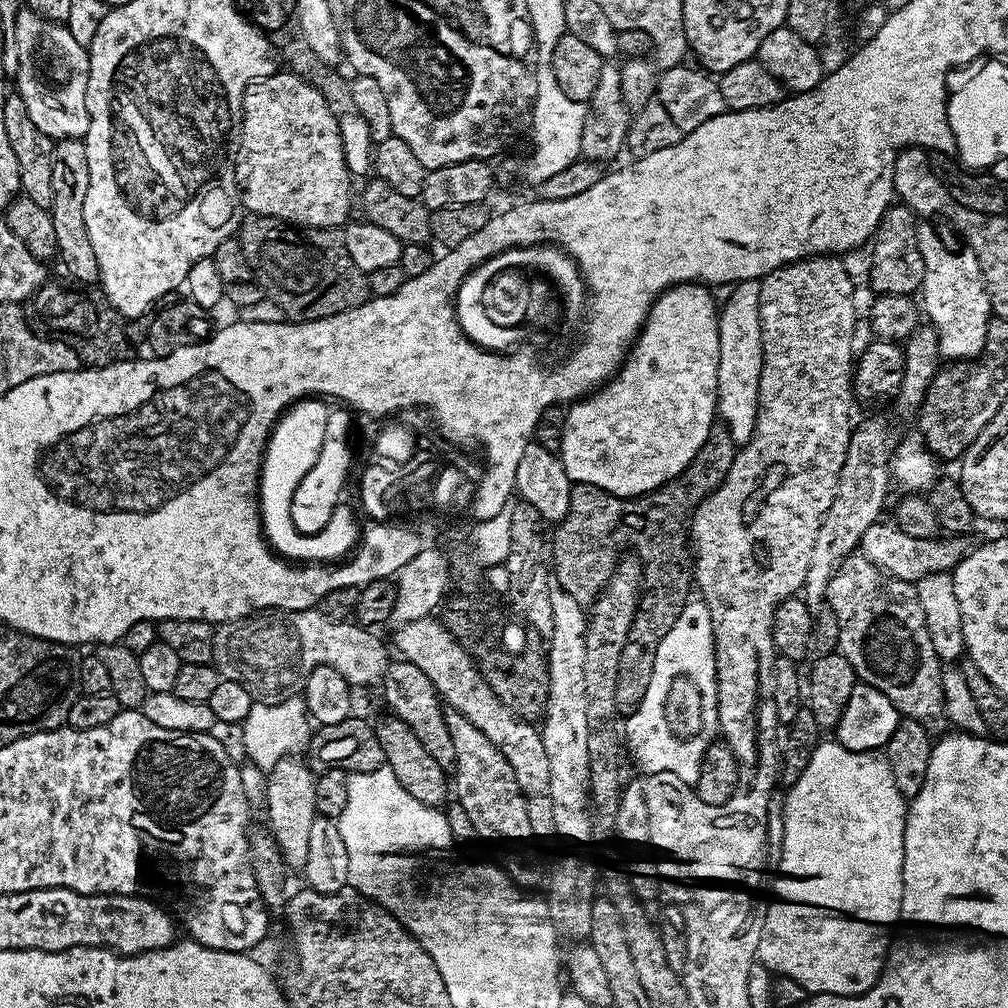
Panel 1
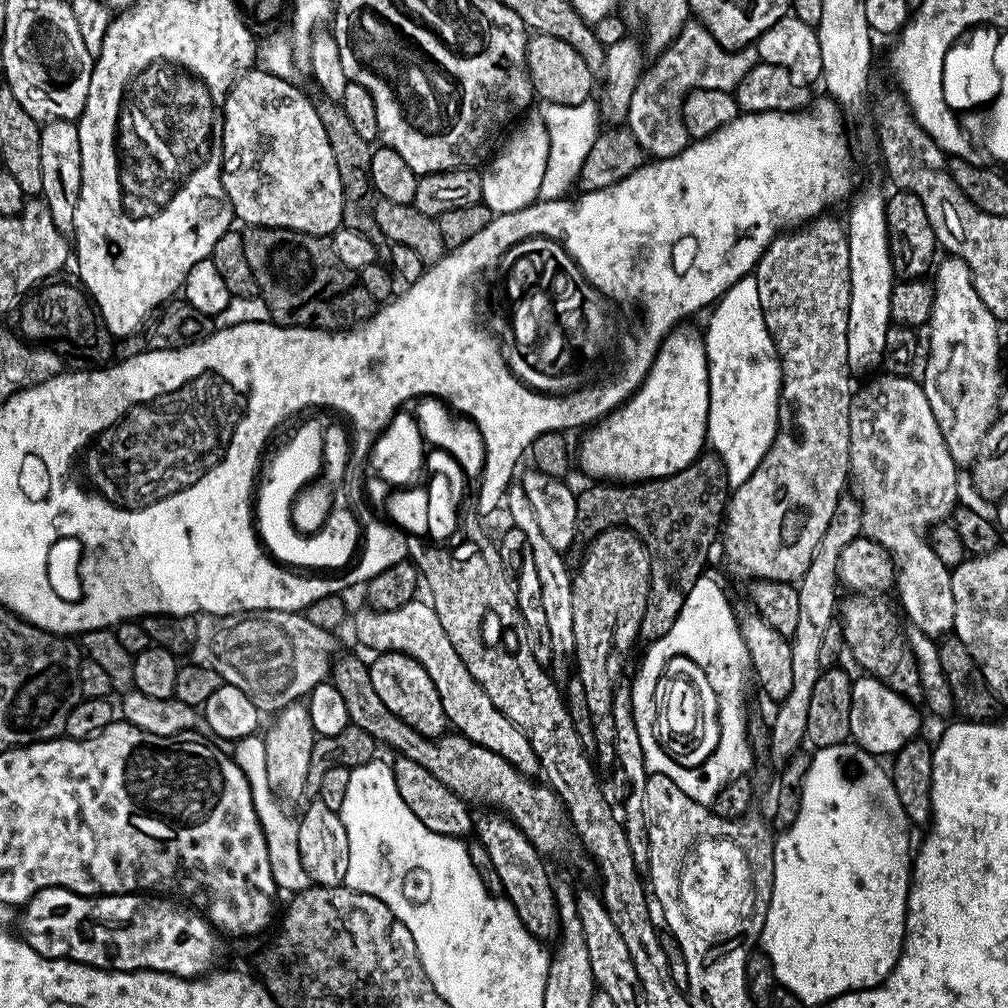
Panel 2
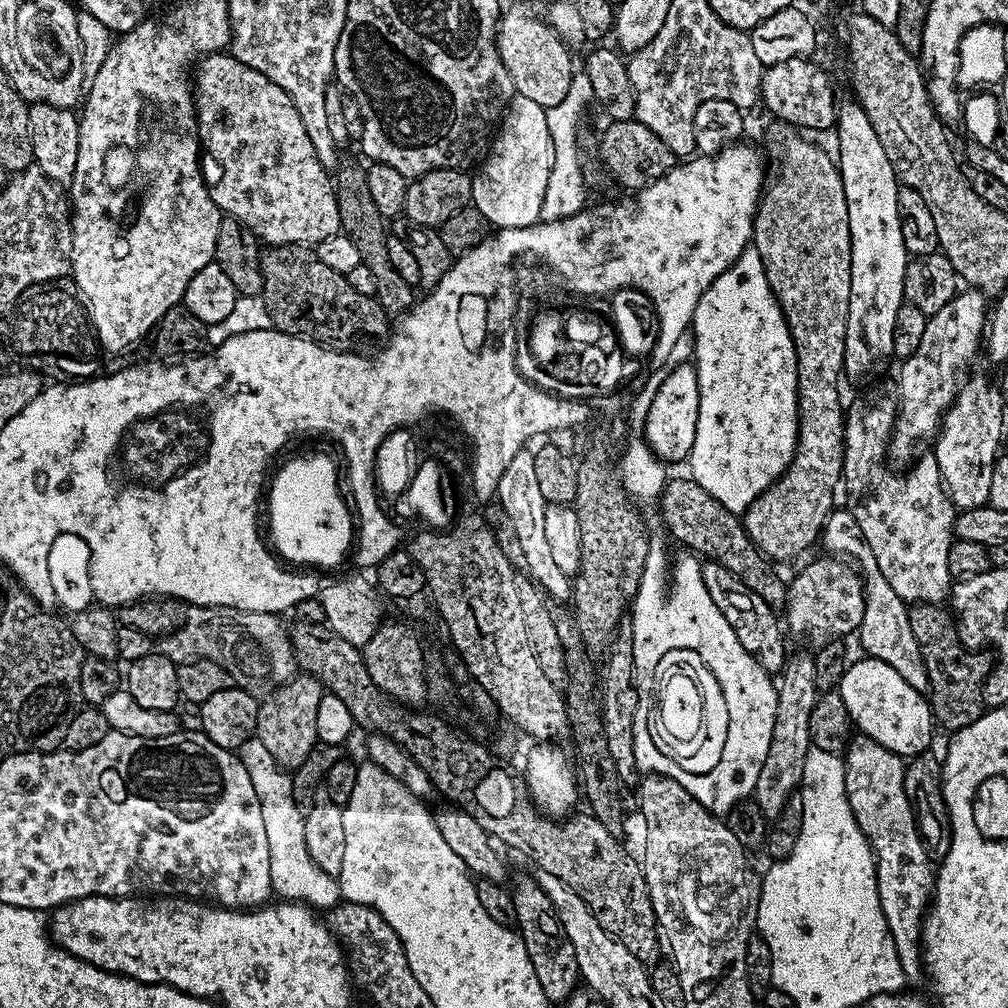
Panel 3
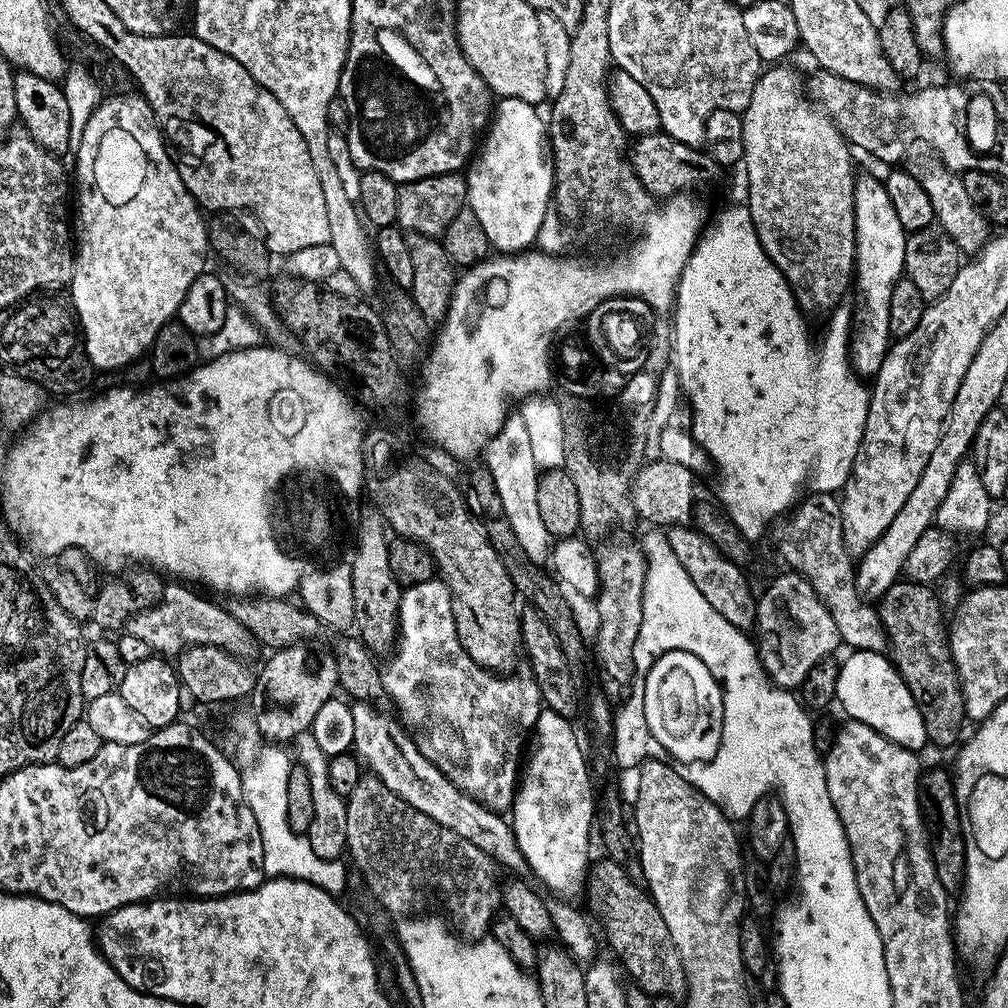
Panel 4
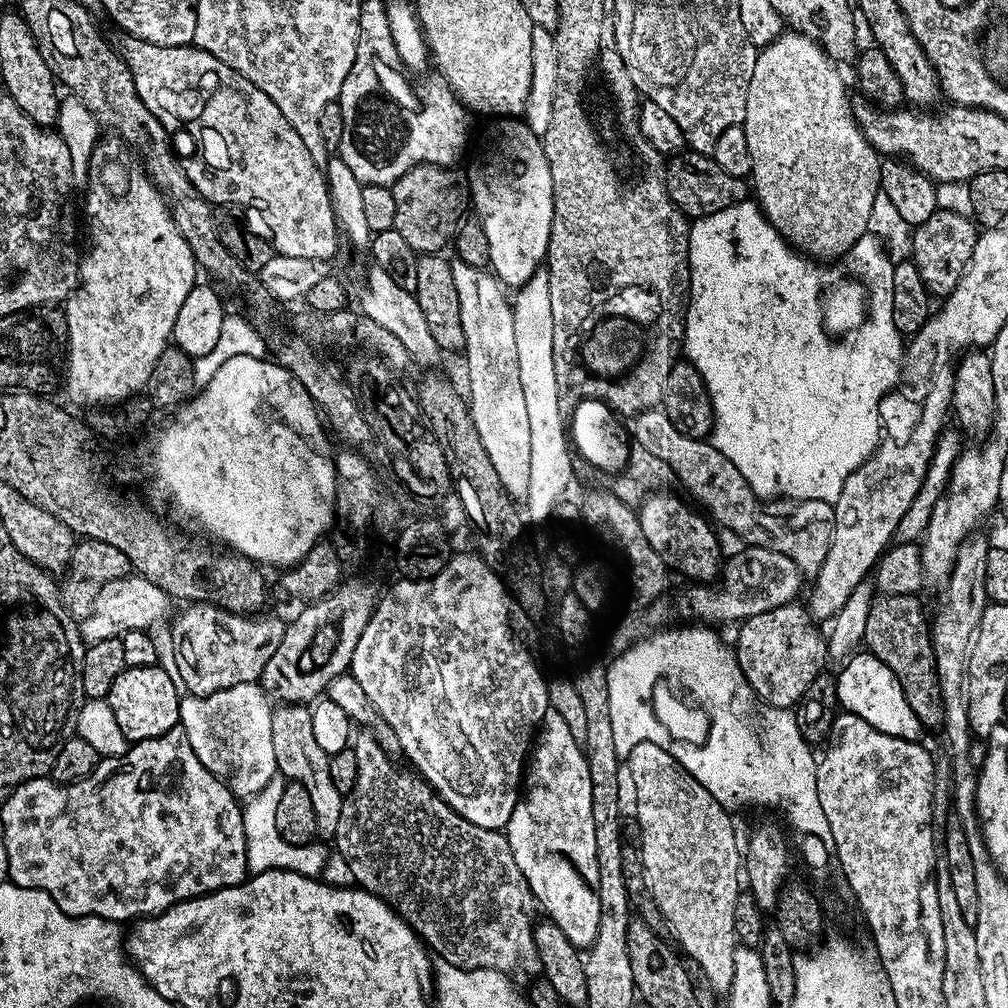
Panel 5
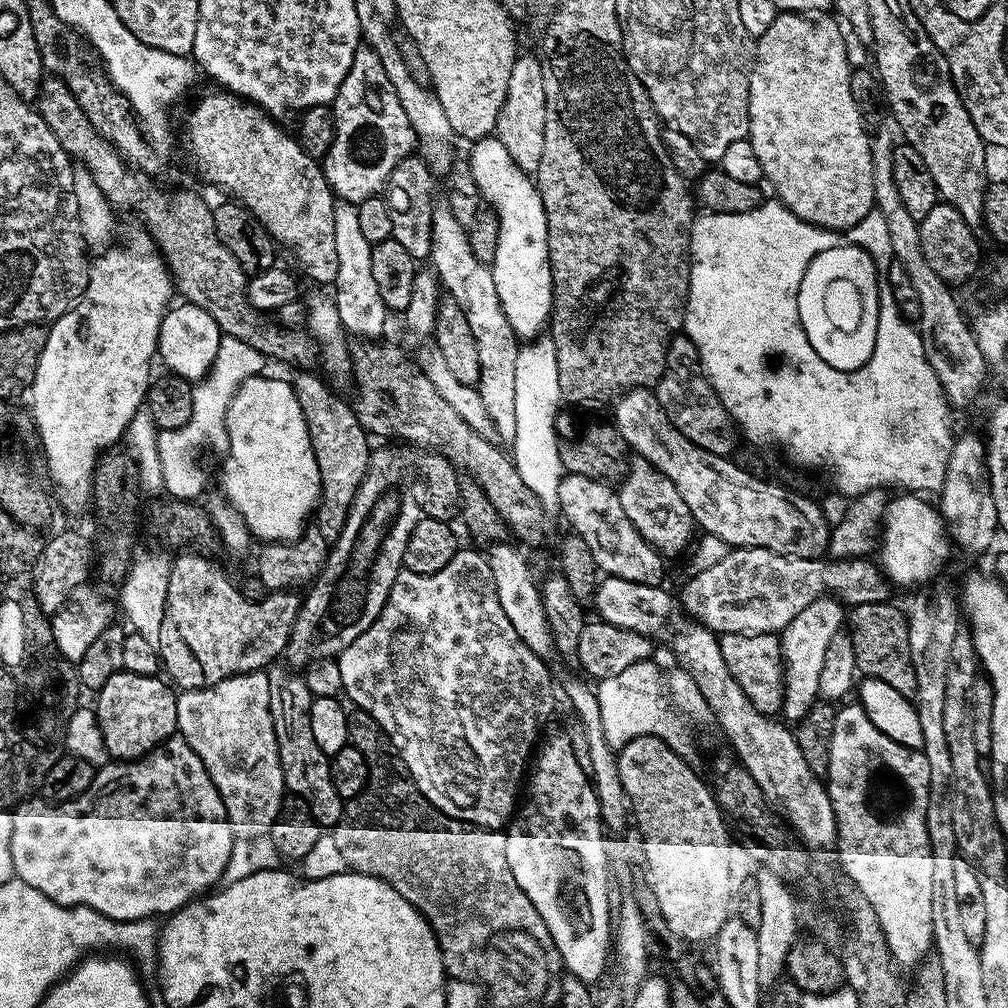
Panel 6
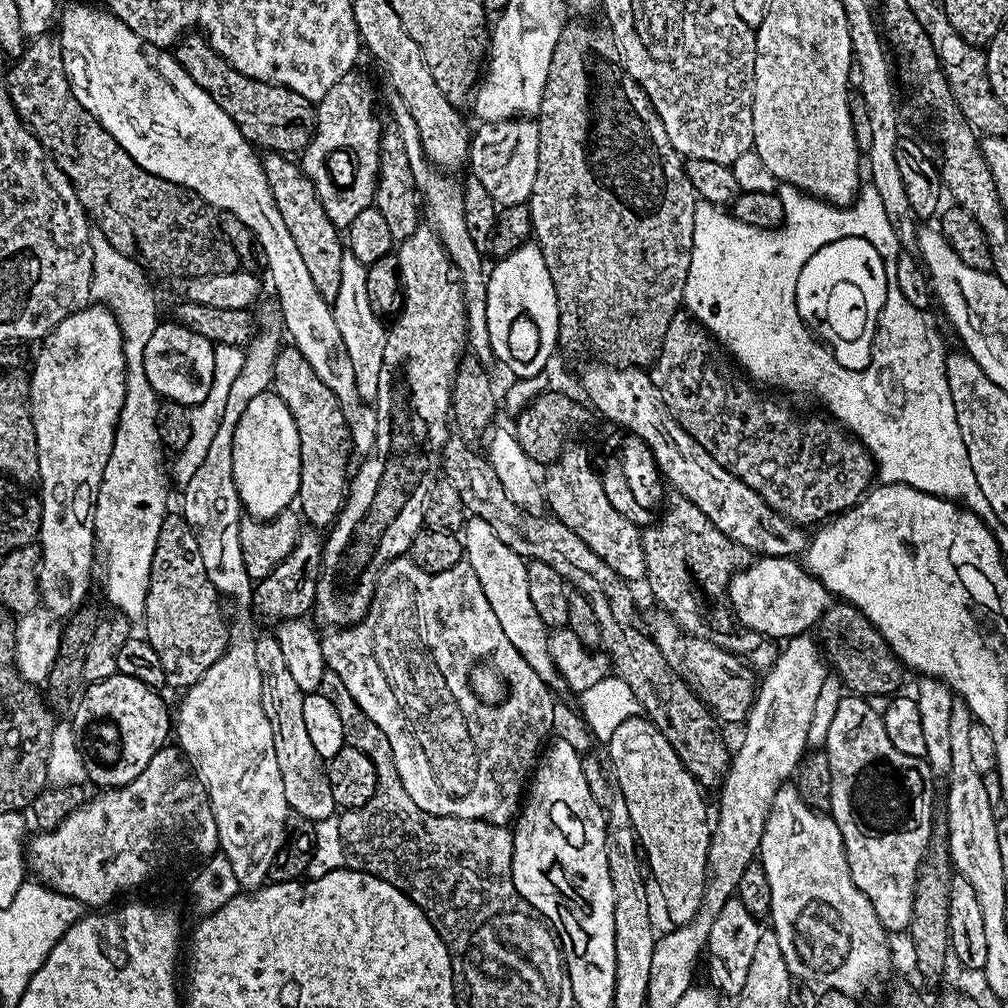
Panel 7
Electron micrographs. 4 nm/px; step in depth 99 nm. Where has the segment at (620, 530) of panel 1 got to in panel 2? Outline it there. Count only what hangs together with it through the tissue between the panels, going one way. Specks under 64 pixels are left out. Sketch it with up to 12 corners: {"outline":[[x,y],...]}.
{"outline":[[701,454],[647,488],[579,489],[589,533],[650,554],[640,631],[657,640],[705,575],[730,485]]}

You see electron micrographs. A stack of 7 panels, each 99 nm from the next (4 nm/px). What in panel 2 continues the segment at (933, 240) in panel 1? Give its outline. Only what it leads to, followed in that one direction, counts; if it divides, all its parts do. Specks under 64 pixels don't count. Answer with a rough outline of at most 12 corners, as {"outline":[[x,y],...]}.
{"outline":[[934,268],[922,385],[956,464],[998,415],[1002,324]]}

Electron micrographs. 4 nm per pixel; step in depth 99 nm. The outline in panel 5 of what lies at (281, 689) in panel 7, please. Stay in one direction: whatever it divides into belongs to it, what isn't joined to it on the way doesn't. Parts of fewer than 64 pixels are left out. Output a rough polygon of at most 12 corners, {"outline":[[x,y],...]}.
{"outline":[[311,707],[272,713],[279,775],[306,786],[317,833],[335,837],[344,796],[314,738]]}

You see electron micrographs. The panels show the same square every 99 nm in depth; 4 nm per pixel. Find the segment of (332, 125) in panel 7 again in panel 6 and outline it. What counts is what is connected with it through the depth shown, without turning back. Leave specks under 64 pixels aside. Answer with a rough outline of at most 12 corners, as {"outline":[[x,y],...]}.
{"outline":[[371,46],[330,107],[324,176],[341,201],[385,191],[418,137]]}

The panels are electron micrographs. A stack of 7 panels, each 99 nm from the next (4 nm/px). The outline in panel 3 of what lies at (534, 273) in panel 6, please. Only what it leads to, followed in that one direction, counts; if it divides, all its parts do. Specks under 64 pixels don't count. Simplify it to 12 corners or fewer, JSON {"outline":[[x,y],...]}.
{"outline":[[513,95],[472,176],[496,230],[537,223],[554,162],[546,109]]}

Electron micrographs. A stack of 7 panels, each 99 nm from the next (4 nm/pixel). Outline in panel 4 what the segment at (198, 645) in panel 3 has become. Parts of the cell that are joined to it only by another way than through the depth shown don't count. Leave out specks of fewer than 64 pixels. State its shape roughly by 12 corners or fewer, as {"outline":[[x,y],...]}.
{"outline":[[165,583],[160,603],[126,631],[153,653],[179,657],[194,644],[248,658],[258,648],[227,607]]}

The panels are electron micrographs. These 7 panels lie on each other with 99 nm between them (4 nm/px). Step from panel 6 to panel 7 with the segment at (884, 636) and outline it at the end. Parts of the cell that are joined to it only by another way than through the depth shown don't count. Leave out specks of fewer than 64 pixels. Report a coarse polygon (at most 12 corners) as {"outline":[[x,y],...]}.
{"outline":[[850,603],[818,621],[818,640],[849,693],[895,693],[905,669]]}

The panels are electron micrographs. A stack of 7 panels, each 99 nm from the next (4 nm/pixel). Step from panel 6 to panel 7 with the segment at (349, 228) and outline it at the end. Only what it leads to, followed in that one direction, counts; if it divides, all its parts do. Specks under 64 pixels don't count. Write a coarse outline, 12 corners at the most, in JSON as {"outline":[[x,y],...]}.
{"outline":[[345,251],[331,308],[358,394],[375,401],[386,324],[366,295],[368,265]]}

